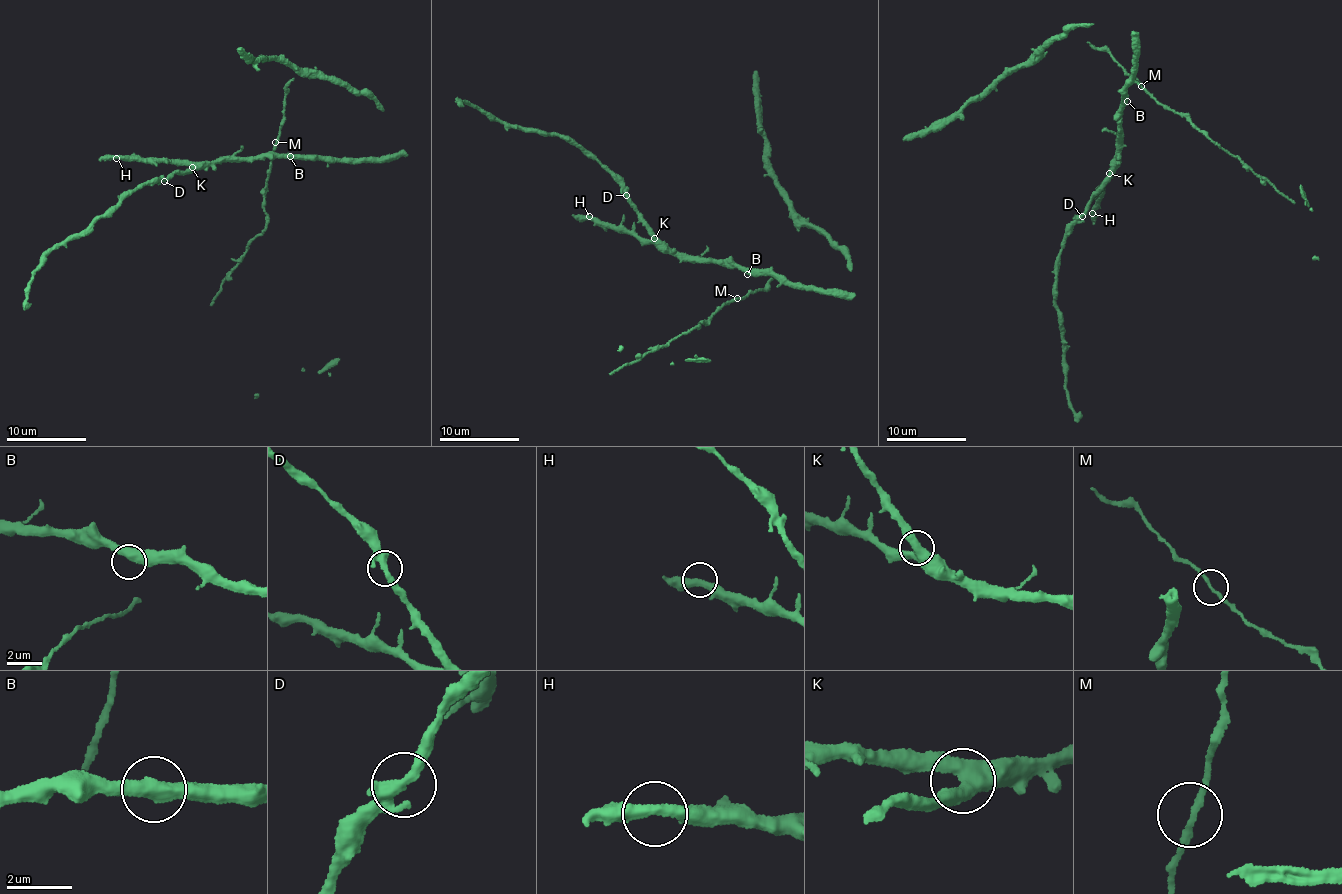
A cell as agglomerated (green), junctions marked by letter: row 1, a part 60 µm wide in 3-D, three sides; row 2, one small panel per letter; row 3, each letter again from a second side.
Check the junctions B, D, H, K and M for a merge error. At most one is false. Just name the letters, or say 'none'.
none

